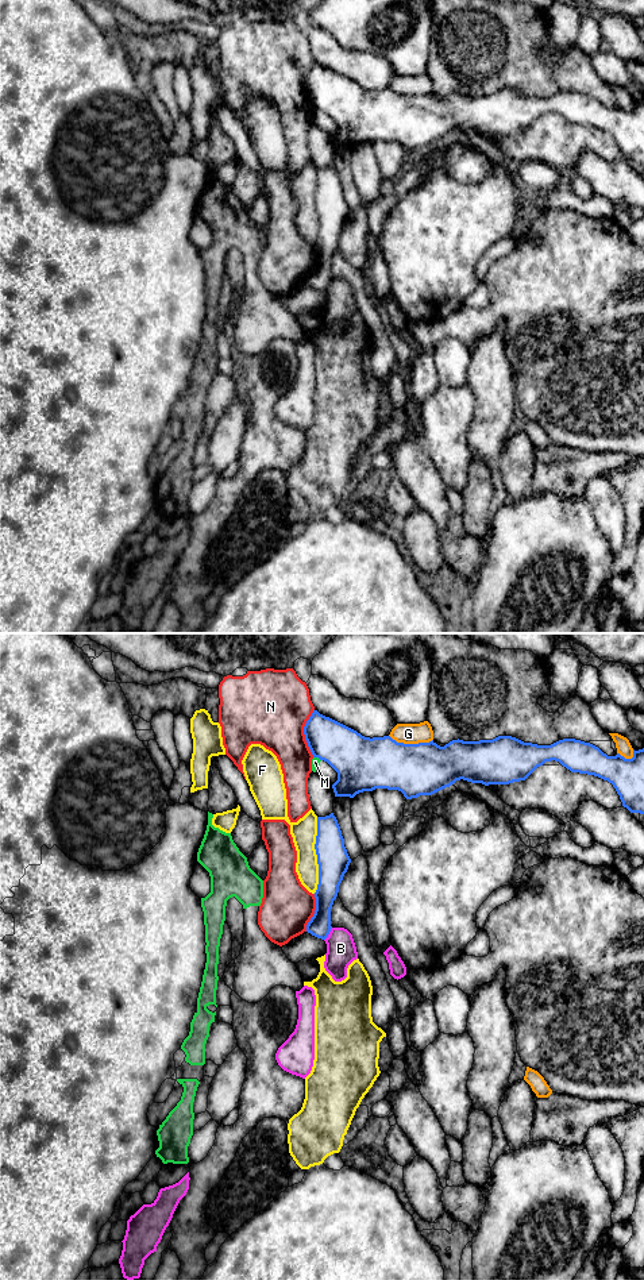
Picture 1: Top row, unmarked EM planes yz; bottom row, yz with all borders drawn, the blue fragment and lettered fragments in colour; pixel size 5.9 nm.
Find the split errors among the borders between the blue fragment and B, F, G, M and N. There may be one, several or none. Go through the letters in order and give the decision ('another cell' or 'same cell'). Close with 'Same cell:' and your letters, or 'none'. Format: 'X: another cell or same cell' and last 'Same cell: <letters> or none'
B: another cell
F: another cell
G: another cell
M: another cell
N: another cell
Same cell: none

